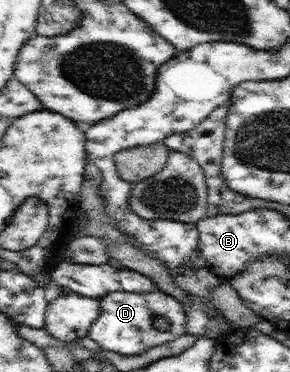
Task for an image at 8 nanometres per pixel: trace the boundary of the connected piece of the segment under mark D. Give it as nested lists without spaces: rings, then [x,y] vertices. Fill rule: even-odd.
[[[156,288],[154,291],[148,293],[110,292],[108,295],[100,299],[100,316],[91,324],[88,331],[88,337],[98,344],[99,348],[103,350],[112,351],[118,354],[132,356],[135,354],[146,353],[149,349],[160,346],[166,342],[171,342],[186,333],[186,312],[182,303],[180,303],[173,296],[168,295],[162,290]],[[158,316],[164,316],[171,324],[171,328],[161,330],[153,325],[153,320]]]

